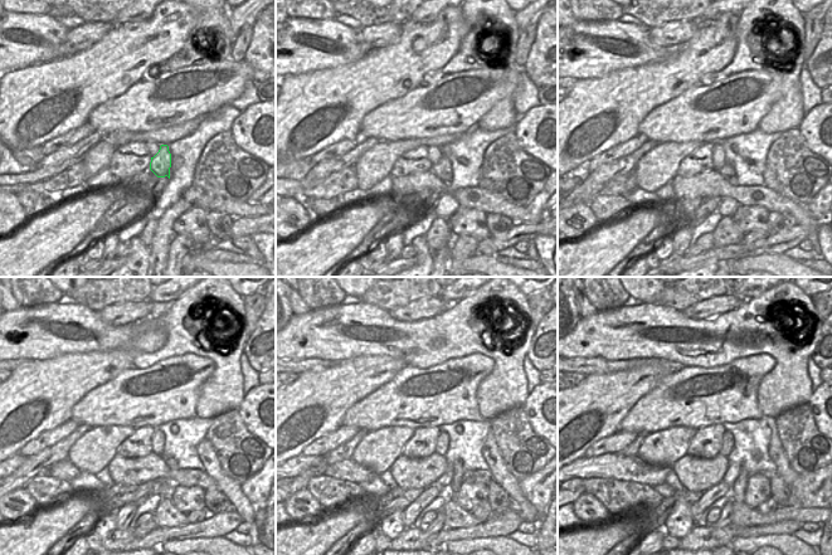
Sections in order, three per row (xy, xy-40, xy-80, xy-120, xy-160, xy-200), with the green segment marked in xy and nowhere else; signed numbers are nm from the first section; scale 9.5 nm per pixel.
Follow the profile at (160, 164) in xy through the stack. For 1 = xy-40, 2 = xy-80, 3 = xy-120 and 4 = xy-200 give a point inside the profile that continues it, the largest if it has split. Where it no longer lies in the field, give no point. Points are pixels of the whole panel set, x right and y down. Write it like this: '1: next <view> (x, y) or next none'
1: next xy-40 (442, 169)
2: next xy-80 (728, 171)
3: next xy-120 (169, 461)
4: next xy-200 (738, 493)

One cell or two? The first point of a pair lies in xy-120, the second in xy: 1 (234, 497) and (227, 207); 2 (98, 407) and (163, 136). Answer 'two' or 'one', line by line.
1: one
2: two

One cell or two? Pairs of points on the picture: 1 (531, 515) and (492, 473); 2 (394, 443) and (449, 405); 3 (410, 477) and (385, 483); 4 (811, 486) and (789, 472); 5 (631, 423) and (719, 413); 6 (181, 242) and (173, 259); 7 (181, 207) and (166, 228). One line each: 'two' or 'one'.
1: one
2: two
3: two
4: two
5: one
6: one
7: one

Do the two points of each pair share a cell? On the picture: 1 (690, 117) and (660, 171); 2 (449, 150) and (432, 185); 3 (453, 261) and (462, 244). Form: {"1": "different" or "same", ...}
{"1": "different", "2": "different", "3": "same"}

